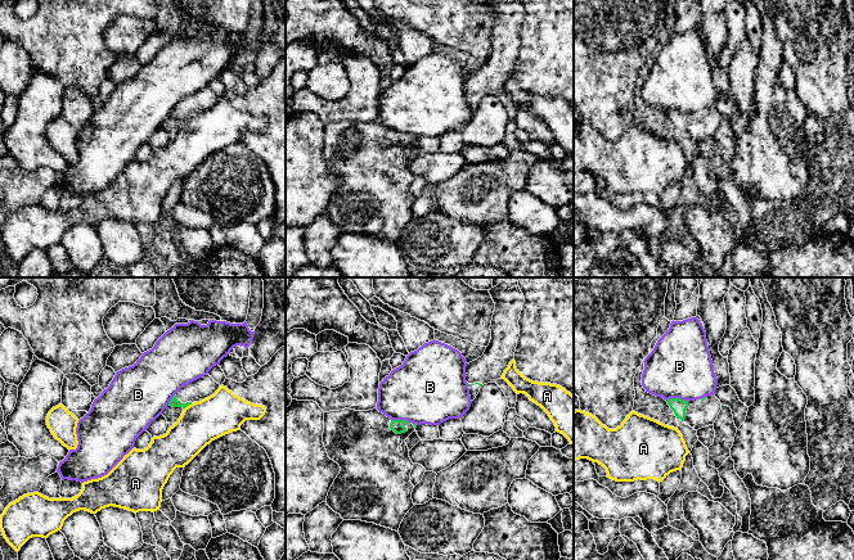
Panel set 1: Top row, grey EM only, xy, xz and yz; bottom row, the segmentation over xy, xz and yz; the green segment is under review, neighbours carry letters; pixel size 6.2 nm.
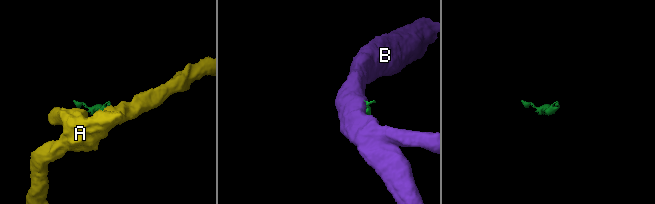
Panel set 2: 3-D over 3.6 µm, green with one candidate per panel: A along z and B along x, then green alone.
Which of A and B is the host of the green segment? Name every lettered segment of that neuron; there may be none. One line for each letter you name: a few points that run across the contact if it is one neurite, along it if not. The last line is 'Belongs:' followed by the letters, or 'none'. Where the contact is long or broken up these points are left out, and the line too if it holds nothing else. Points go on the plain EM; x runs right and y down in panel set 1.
Belongs: none

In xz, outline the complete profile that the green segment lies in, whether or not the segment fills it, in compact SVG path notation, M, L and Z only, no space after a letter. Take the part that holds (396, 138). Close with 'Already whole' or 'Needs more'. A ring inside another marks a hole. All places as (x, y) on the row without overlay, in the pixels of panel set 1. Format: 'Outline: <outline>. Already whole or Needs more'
Outline: M350 121L324 125L323 155L328 170L341 180L328 208L327 217L343 232L361 232L399 244L406 225L414 218L410 194L413 175L405 152L417 136L391 132L377 121Z. Needs more

